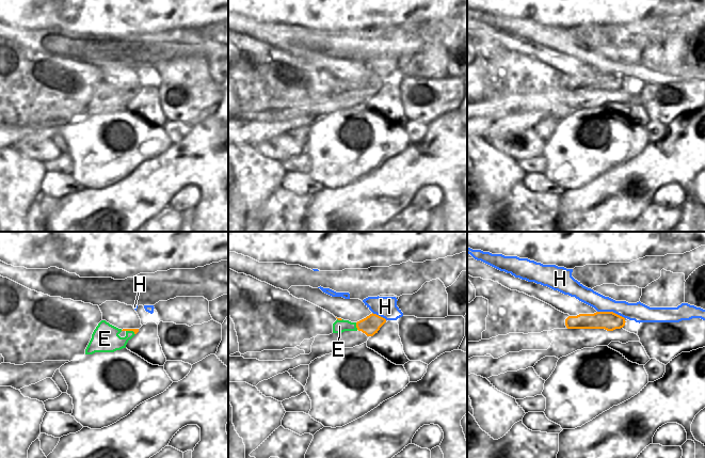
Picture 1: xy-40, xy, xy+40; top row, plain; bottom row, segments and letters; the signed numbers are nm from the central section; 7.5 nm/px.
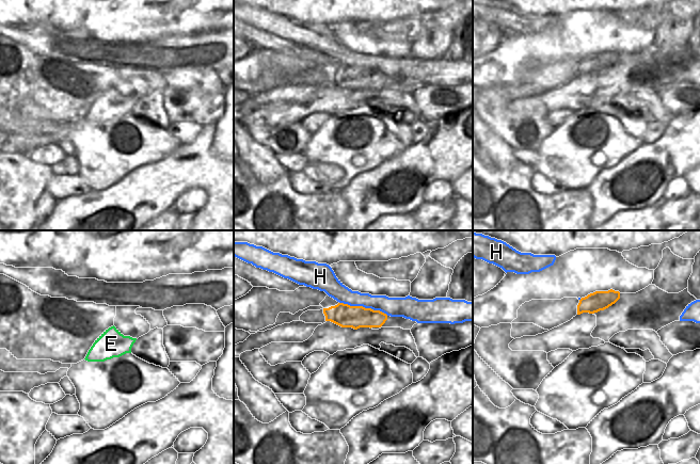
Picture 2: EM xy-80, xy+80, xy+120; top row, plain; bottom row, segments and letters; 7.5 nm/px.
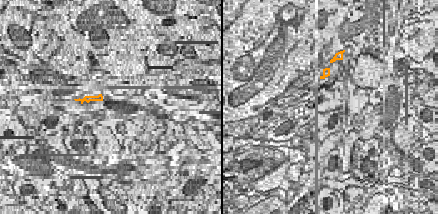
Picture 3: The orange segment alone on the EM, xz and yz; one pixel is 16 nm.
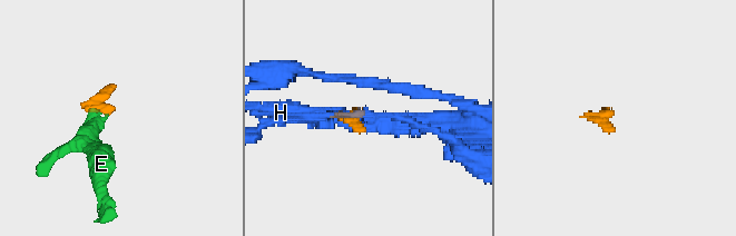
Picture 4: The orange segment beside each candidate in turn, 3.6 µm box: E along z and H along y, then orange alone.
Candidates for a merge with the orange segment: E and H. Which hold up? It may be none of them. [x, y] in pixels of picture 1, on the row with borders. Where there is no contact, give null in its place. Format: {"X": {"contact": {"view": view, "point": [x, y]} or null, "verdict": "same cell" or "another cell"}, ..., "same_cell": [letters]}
{"E": {"contact": {"view": "xy", "point": [356, 326]}, "verdict": "same cell"}, "H": {"contact": {"view": "xy+40", "point": [611, 312]}, "verdict": "another cell"}, "same_cell": ["E"]}

